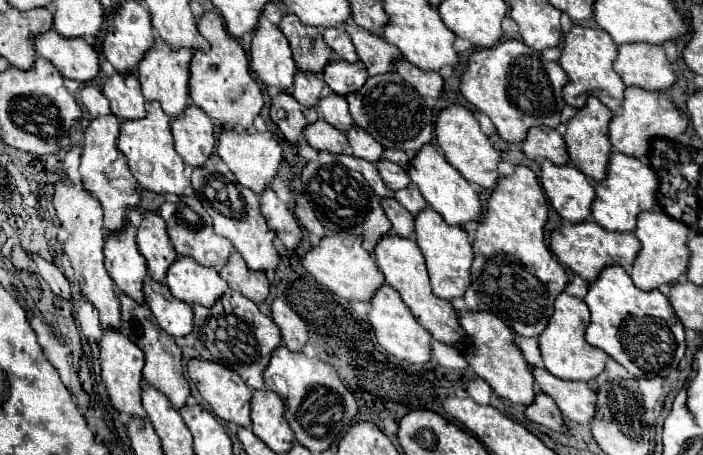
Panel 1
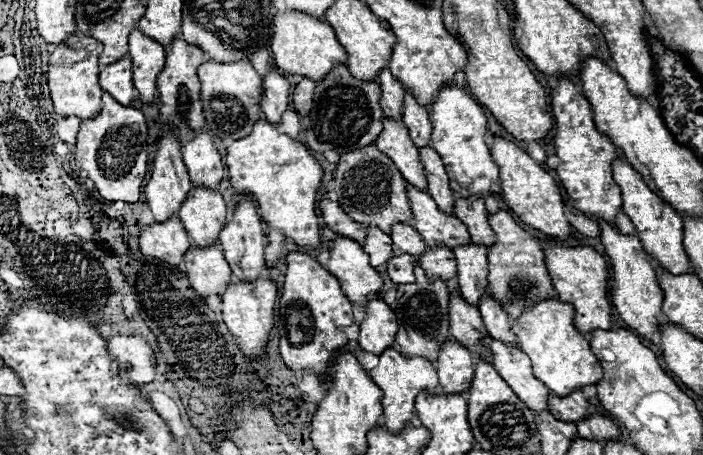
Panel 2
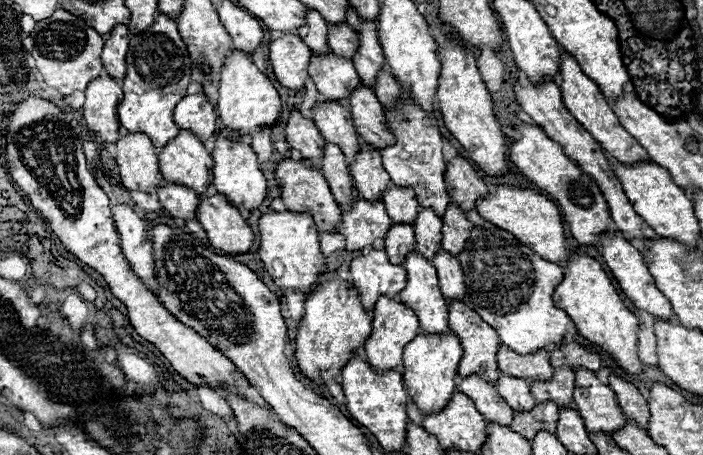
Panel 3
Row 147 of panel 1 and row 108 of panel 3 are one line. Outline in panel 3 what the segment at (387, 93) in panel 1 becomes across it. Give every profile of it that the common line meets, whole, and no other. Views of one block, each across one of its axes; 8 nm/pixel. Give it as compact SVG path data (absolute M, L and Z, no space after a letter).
M404 90L392 106L384 108L384 118L386 118L386 126L396 138L394 144L380 148L382 166L390 174L390 180L396 186L414 188L420 206L424 208L432 206L434 212L442 216L442 212L446 212L446 204L450 202L450 196L444 186L444 168L446 168L444 164L446 162L442 154L442 136L438 128L424 124L426 112L422 112L422 108L410 98L408 90Z

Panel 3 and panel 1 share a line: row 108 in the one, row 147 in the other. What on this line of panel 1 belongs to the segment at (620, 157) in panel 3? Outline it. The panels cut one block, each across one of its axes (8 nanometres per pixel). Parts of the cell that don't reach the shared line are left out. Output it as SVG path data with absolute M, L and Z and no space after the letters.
M590 96L586 108L578 110L578 114L568 122L568 130L564 134L568 154L570 154L570 164L574 164L580 172L584 172L594 182L602 182L608 172L608 162L612 156L612 144L608 140L610 120L612 120L612 112L598 98Z

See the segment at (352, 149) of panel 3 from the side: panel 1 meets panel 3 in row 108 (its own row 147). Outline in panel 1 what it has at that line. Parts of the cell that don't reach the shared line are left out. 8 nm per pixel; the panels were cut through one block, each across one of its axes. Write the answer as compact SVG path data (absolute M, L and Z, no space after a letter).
M324 120L310 124L310 128L306 128L306 132L304 132L304 138L316 150L326 150L332 154L348 154L350 152L346 134L338 132L334 126L330 126Z

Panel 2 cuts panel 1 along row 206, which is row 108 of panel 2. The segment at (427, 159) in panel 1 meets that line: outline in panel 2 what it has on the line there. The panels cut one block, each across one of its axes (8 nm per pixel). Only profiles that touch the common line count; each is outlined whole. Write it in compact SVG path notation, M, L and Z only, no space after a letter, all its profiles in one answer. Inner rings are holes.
M446 86L438 92L436 102L432 104L432 148L440 154L444 160L446 172L450 176L450 188L462 196L478 196L486 198L492 194L500 194L500 176L498 166L494 164L490 150L488 150L488 118L484 110L466 94L466 90L460 90L456 86ZM492 186L498 186L498 190L492 190Z

